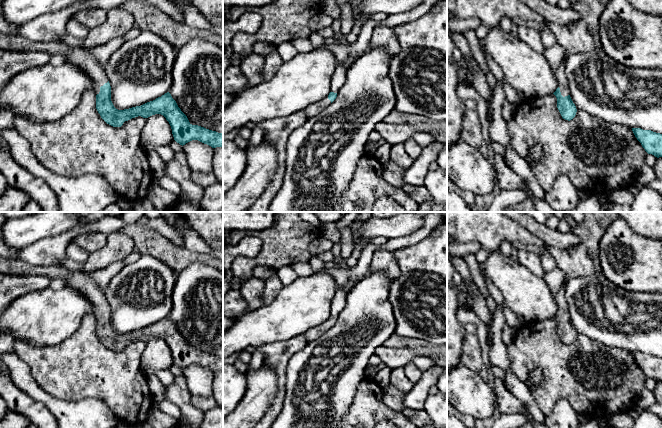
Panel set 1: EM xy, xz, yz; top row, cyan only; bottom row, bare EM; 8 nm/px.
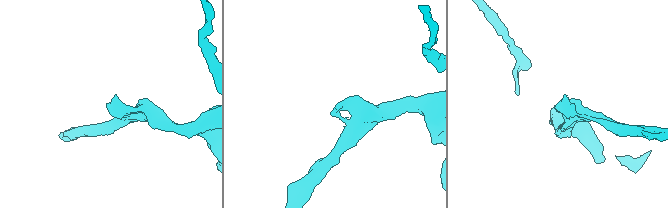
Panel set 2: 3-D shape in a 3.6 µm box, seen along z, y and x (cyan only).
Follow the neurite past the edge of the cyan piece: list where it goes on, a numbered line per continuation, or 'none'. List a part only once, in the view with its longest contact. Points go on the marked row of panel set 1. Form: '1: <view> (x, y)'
1: xy (77, 56)

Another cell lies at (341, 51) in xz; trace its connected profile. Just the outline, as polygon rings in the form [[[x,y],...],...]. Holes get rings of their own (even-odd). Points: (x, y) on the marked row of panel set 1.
[[[339,41],[336,44],[323,45],[321,48],[325,48],[331,51],[338,63],[338,65],[343,65],[346,59],[351,53],[351,49],[348,44]]]

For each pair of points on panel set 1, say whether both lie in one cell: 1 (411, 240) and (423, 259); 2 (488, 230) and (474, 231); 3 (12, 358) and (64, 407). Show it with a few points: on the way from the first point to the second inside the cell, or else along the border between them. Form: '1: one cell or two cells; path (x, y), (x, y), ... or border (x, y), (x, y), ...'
1: two cells; border (429, 234), (413, 245), (393, 251)
2: one cell; path (485, 230), (477, 230)
3: one cell; path (20, 373), (40, 395), (49, 401)

